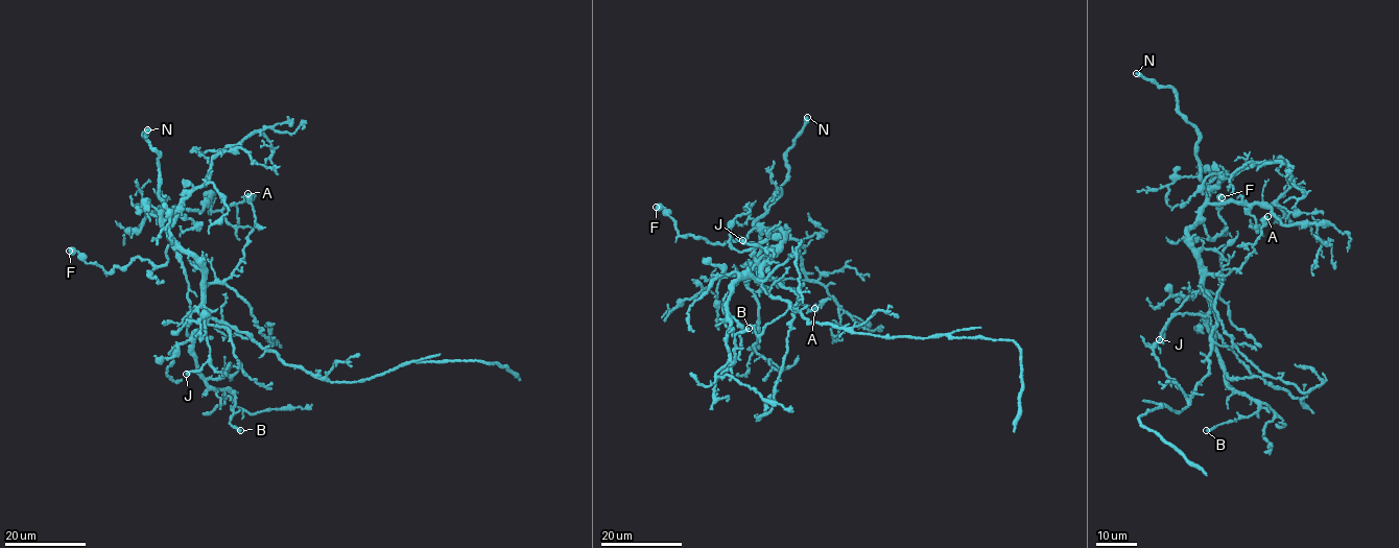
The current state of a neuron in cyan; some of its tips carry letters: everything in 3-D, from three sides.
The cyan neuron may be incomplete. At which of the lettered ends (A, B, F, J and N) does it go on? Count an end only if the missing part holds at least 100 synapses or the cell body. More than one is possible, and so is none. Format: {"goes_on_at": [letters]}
{"goes_on_at": ["N"]}

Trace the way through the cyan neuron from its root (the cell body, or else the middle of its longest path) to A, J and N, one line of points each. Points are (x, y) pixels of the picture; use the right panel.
A: (1214, 328), (1217, 318), (1203, 290), (1203, 279), (1216, 275), (1222, 281), (1240, 267), (1254, 251), (1267, 216)
J: (1214, 328), (1217, 318), (1200, 290), (1191, 294), (1175, 312), (1159, 339)
N: (1214, 328), (1200, 253), (1187, 233), (1206, 197), (1199, 134), (1180, 114), (1172, 89), (1136, 73)

